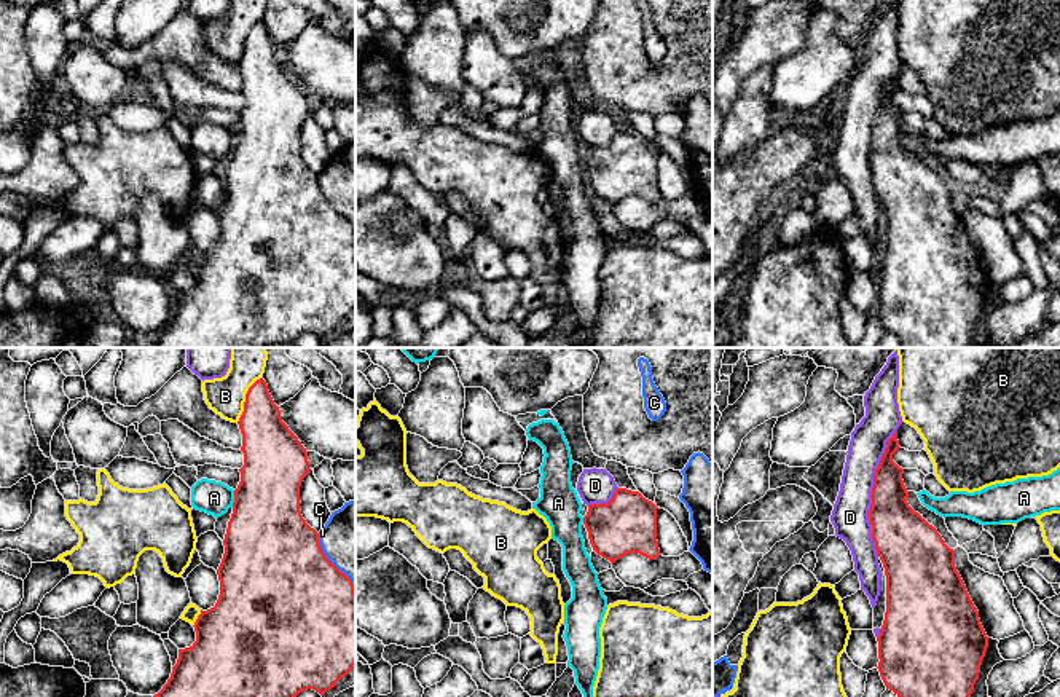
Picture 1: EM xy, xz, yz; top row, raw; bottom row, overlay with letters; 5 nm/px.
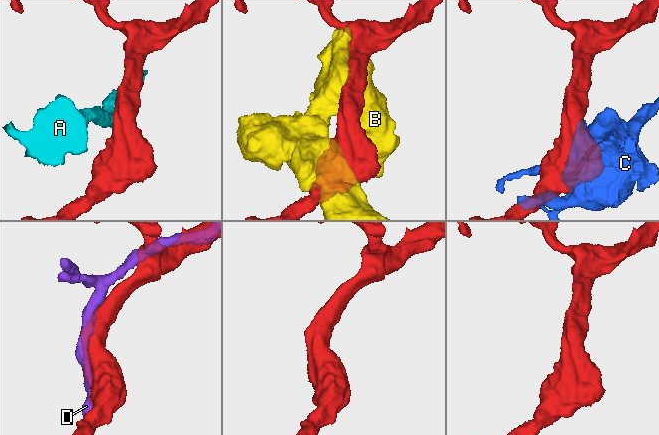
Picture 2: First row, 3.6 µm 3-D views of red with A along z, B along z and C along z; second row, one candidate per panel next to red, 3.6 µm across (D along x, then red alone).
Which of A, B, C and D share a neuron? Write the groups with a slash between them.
A / B / C / D

